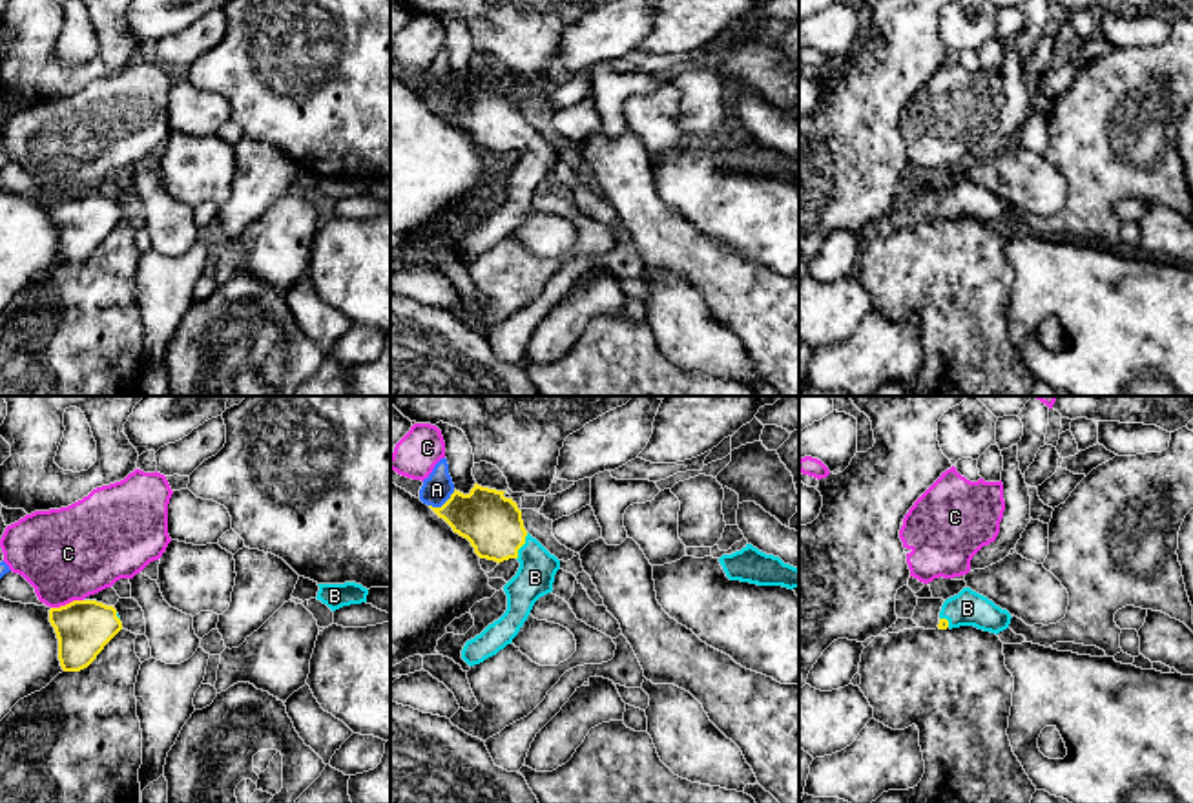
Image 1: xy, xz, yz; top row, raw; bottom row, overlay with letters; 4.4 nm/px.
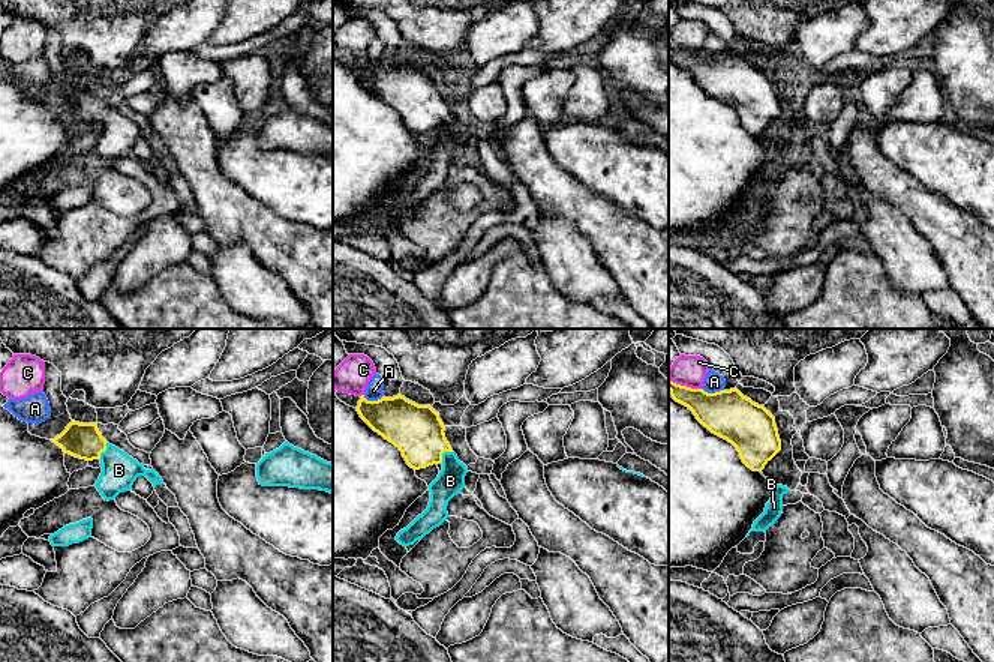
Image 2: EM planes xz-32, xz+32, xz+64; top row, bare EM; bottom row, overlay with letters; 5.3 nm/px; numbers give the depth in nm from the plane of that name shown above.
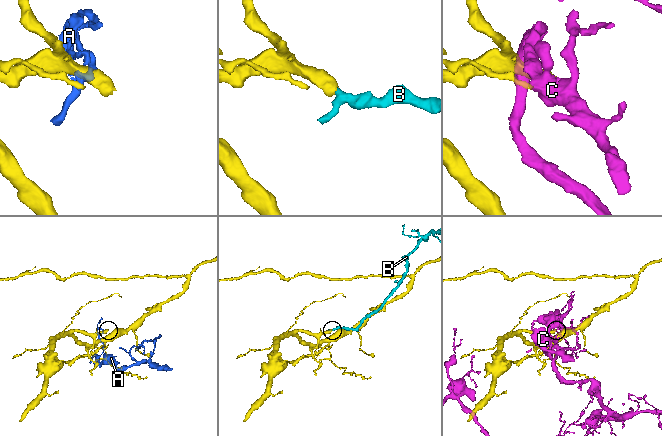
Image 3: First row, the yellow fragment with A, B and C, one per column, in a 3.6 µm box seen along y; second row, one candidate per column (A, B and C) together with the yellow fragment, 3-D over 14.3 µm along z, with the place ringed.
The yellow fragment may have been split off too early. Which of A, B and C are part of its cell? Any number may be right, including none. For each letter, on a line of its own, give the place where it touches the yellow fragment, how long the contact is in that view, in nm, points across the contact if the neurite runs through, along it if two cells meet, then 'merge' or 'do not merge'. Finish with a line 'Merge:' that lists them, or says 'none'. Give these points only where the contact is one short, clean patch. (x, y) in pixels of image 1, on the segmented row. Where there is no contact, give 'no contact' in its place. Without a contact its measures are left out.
A: meets yellow in xz at (444, 504); contact 140 nm long; do not merge
B: meets yellow in xz at (522, 544); contact 130 nm long; runs through xz (493, 524), (508, 539), (522, 544), (535, 559), (535, 577); merge
C: meets yellow in xy at (66, 604); contact 150 nm long; do not merge
Merge: B

